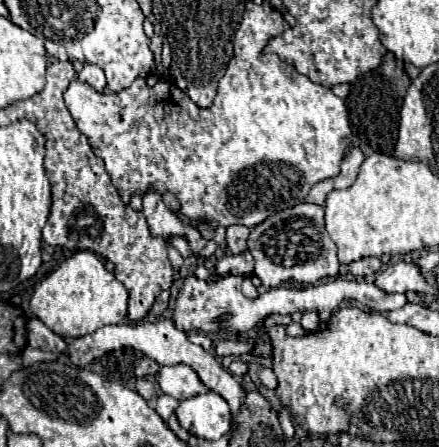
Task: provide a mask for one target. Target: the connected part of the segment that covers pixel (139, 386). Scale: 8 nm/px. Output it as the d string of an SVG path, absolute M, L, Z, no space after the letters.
M141 378L141 380L137 380L137 384L135 384L135 390L149 402L149 404L153 404L153 400L157 398L157 394L155 394L155 384L153 384L153 378Z

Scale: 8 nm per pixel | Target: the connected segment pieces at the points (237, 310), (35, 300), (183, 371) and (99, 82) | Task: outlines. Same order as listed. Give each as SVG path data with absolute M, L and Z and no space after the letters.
M195 274L185 276L183 288L179 290L179 296L175 300L175 312L173 312L173 322L179 330L191 332L199 330L205 334L217 332L217 330L227 330L227 332L237 332L243 334L251 330L259 320L263 320L269 314L293 314L293 312L307 312L307 310L317 310L321 320L329 320L331 312L343 302L343 298L353 298L353 300L363 300L365 306L369 306L375 312L387 314L391 310L397 310L399 306L407 304L405 294L387 294L379 290L371 282L347 282L347 280L329 280L325 284L309 286L303 290L289 290L289 288L271 288L257 298L245 298L241 294L241 276L221 276L219 280L207 282L195 278Z
M79 250L37 284L29 308L61 338L81 338L93 334L101 326L123 324L127 320L127 296L125 286L113 276L113 272L105 270L95 252Z
M187 364L163 366L157 380L161 390L177 400L187 400L191 396L207 392L207 386L199 380L197 372Z
M85 64L83 66L83 70L77 74L77 78L81 80L81 82L87 82L91 88L95 88L97 92L103 92L103 88L105 88L105 74L103 74L103 70L99 68L99 66L93 66L93 64Z

